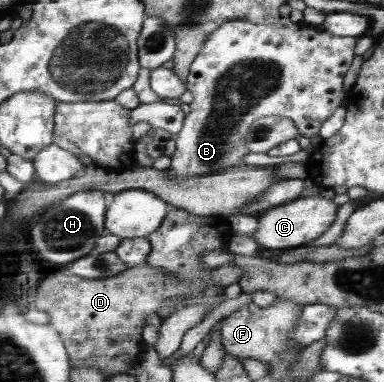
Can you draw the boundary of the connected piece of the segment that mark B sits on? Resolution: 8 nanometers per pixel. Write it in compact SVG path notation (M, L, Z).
M281 18L270 25L250 23L244 19L232 20L217 27L189 65L184 84L193 95L190 111L183 117L182 127L174 139L176 150L170 155L170 166L164 172L169 173L174 182L180 182L236 166L248 154L244 138L249 127L264 116L279 115L291 119L300 132L299 137L310 139L319 135L322 122L344 100L342 77L354 57L354 41L355 37L338 37L329 32L314 31L308 26L302 27L302 22L296 25L288 18Z

